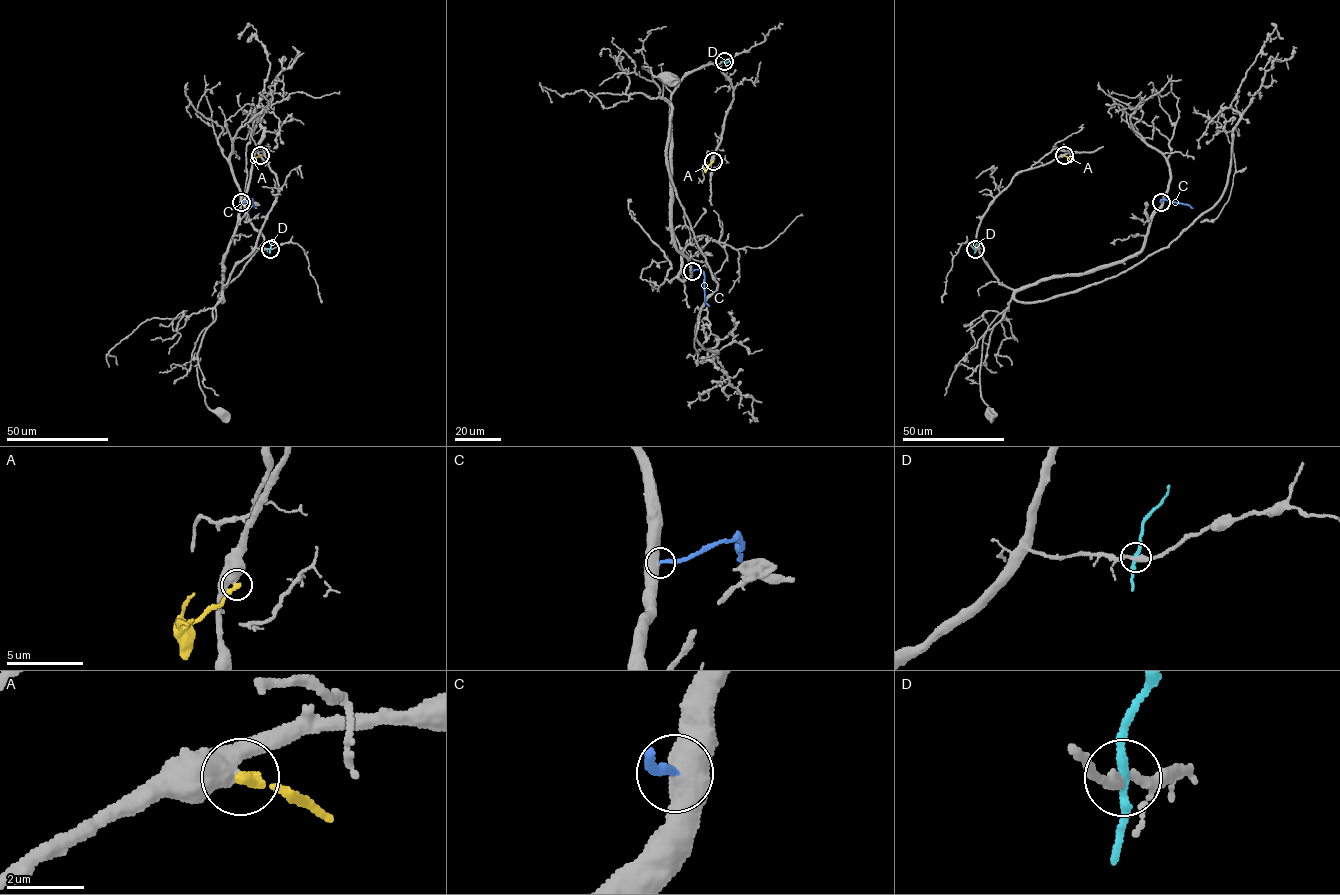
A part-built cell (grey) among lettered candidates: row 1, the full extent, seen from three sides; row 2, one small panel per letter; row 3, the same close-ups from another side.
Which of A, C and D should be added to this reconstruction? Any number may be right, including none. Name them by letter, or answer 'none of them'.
C

